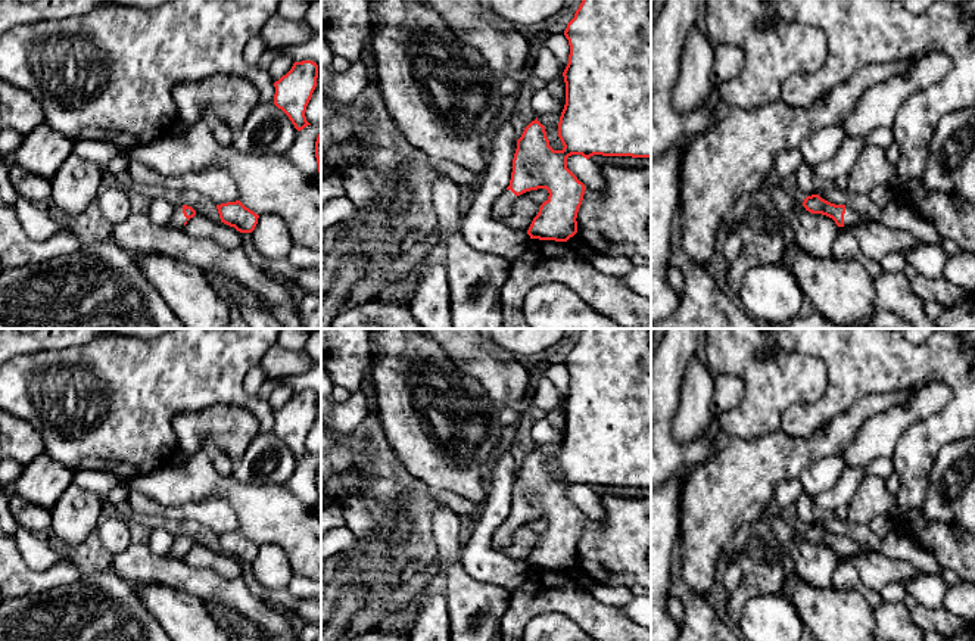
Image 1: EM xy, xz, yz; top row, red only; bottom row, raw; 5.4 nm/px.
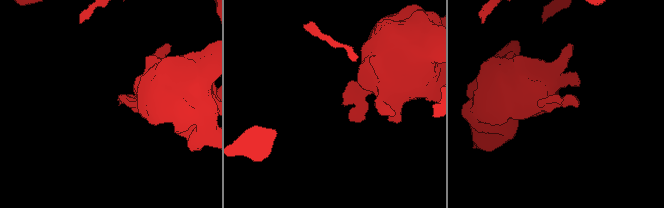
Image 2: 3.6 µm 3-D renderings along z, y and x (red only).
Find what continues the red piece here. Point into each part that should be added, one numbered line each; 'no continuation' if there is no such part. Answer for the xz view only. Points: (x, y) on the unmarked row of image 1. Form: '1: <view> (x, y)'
1: xz (502, 535)

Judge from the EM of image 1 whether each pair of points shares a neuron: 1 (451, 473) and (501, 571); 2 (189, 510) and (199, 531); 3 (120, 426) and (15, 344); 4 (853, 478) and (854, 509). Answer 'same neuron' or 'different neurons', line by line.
1: different neurons
2: different neurons
3: different neurons
4: different neurons

